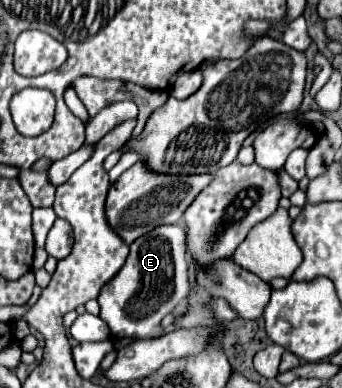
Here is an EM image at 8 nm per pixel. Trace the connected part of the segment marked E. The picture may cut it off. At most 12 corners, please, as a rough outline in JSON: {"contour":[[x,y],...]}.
{"contour":[[185,228],[137,238],[101,290],[113,340],[157,338],[189,294]]}

